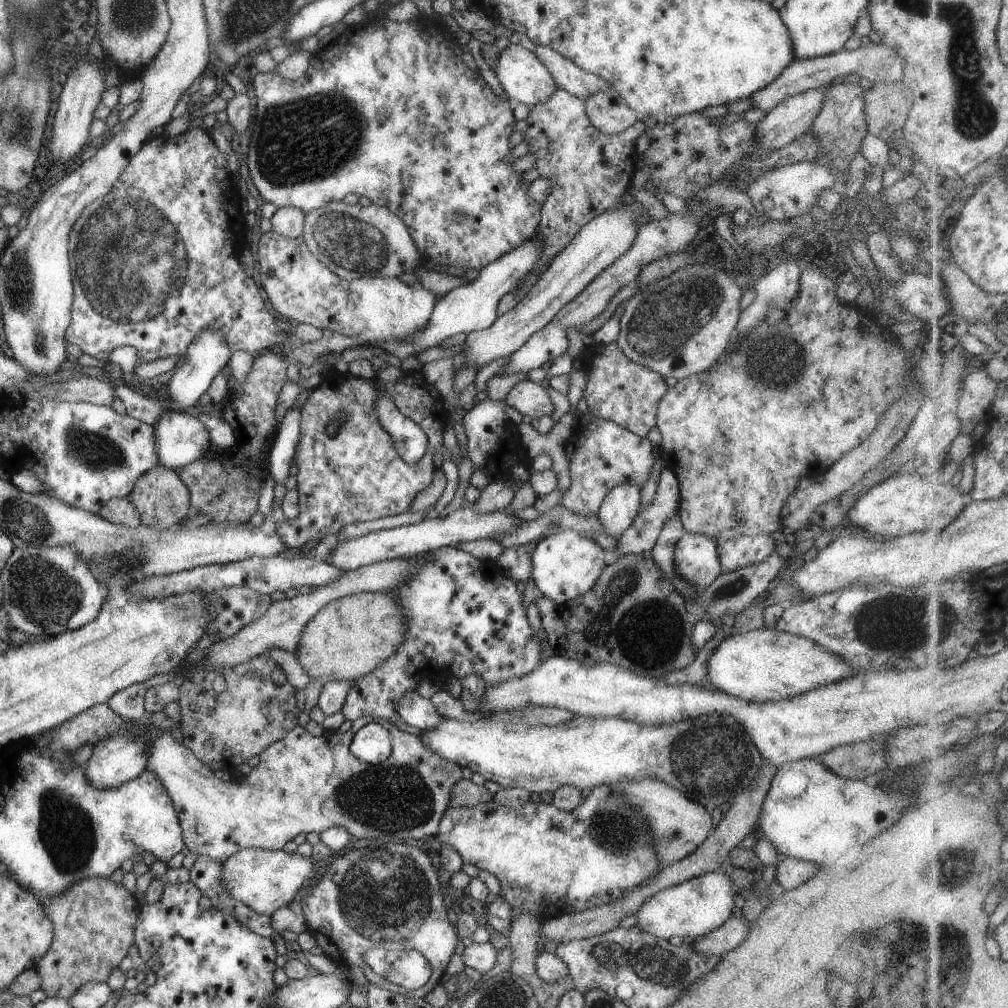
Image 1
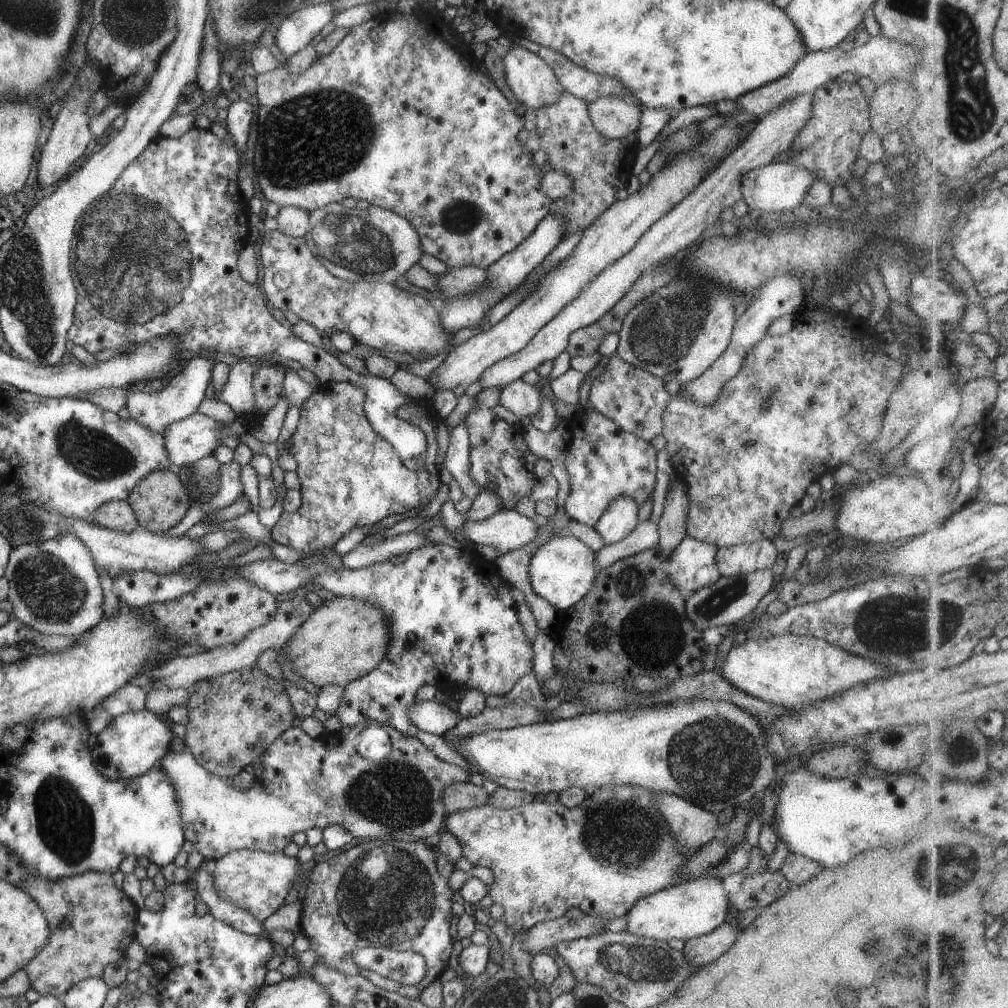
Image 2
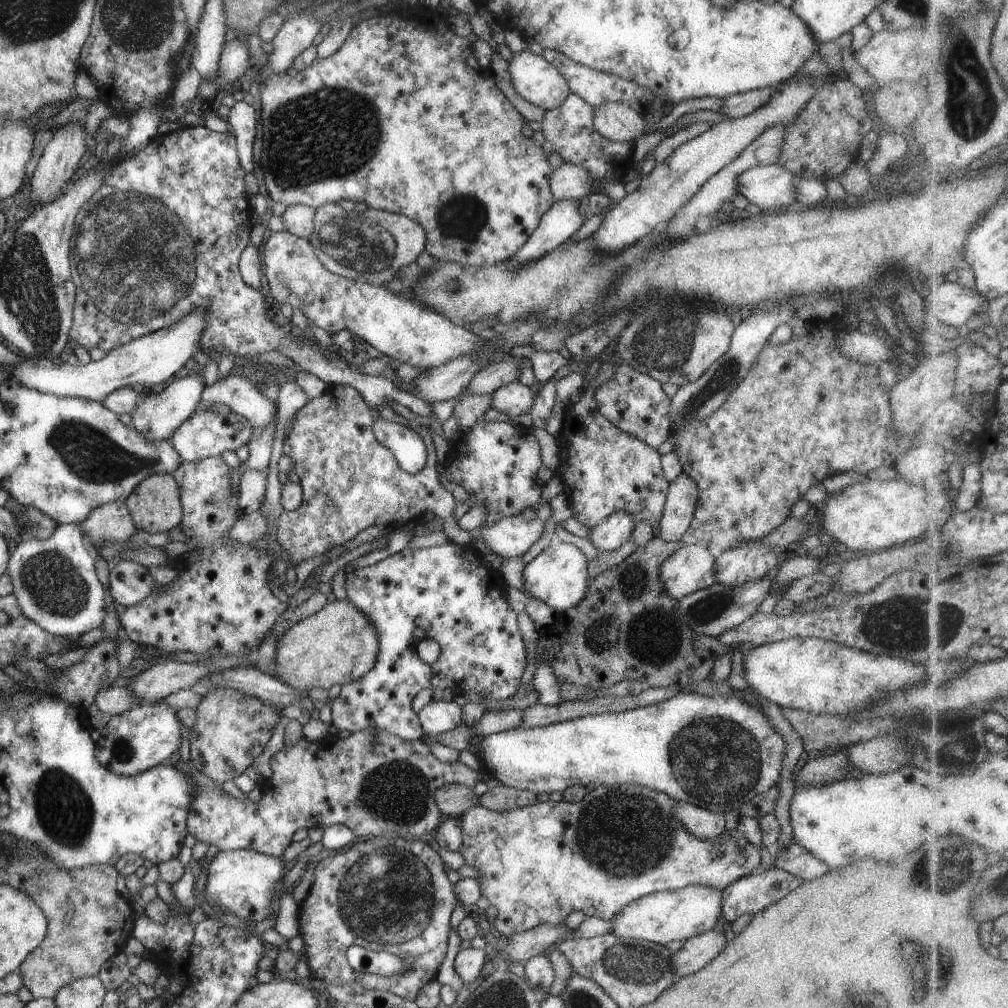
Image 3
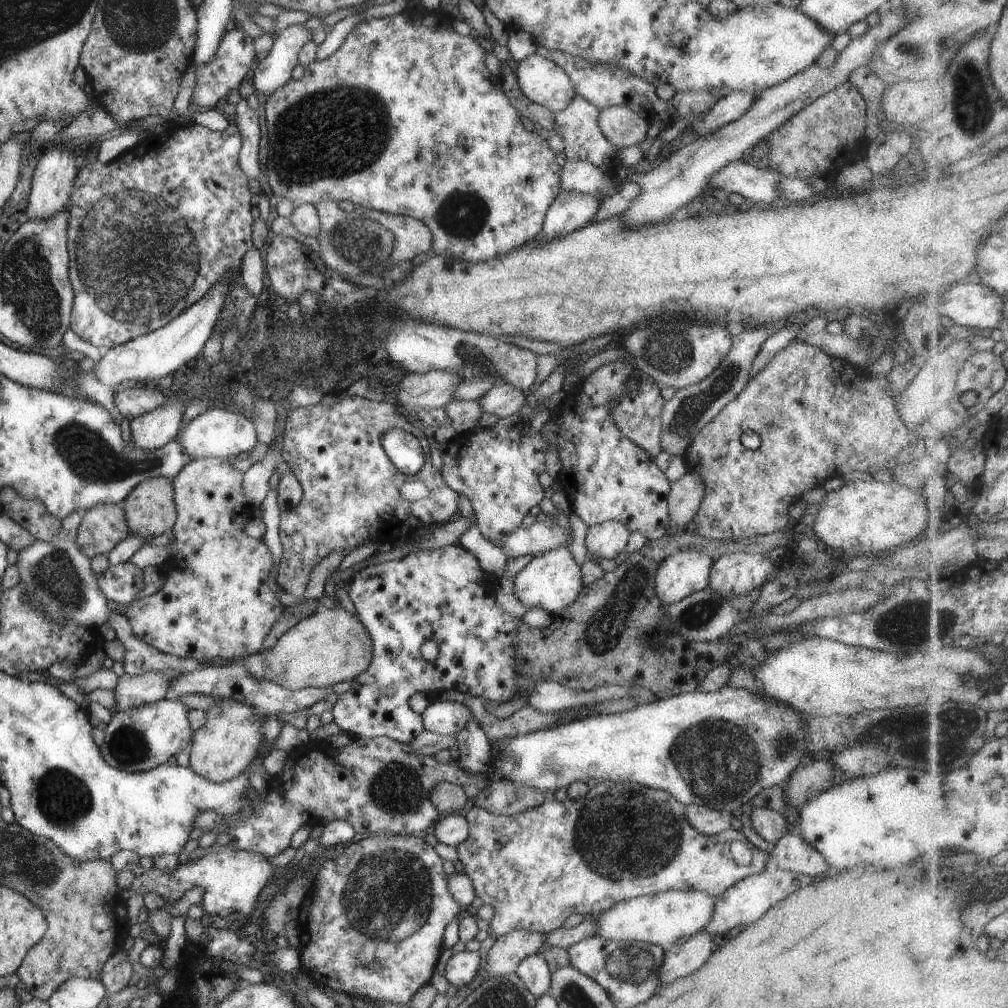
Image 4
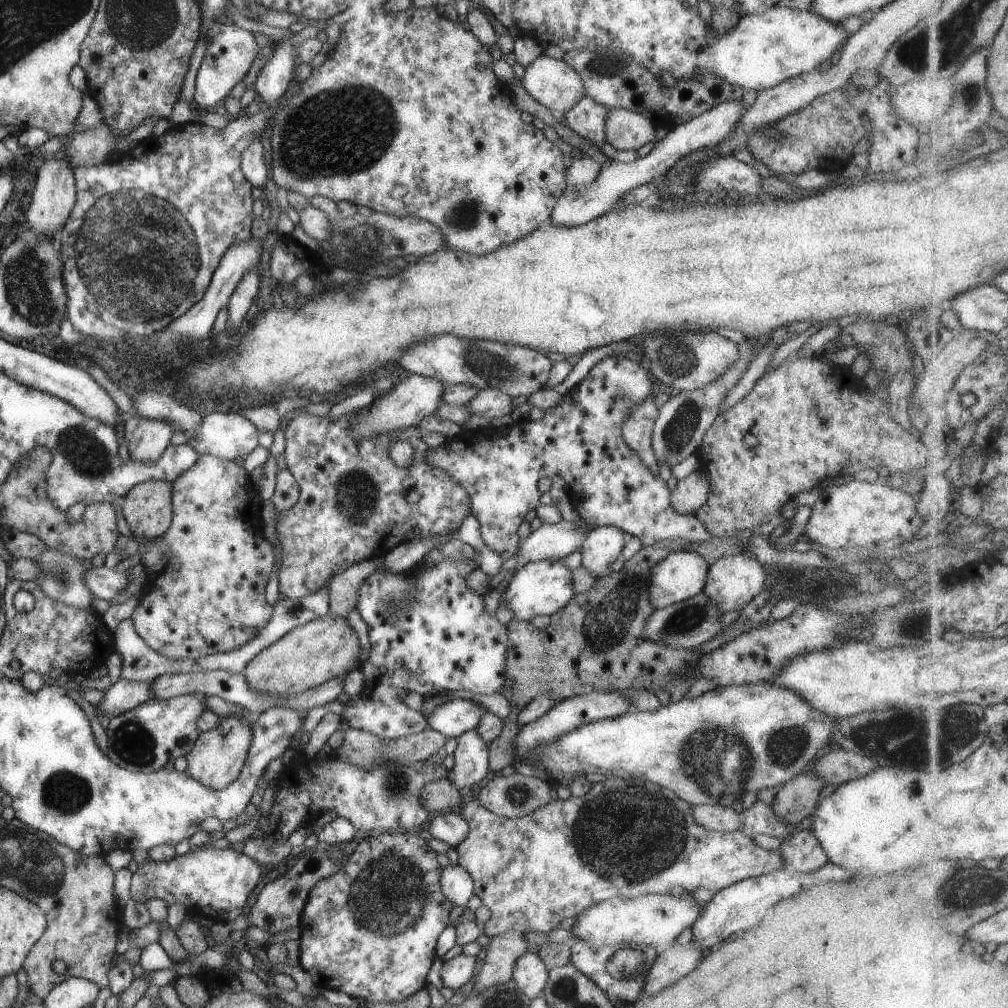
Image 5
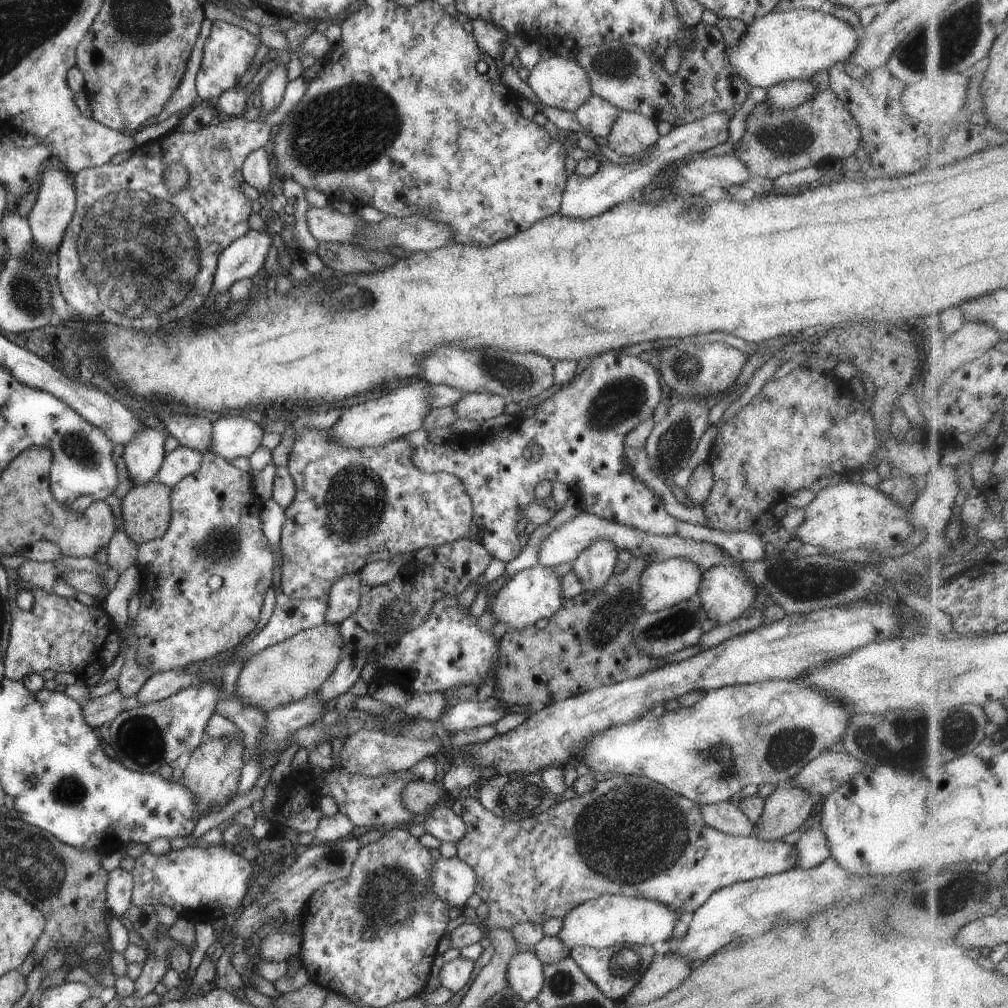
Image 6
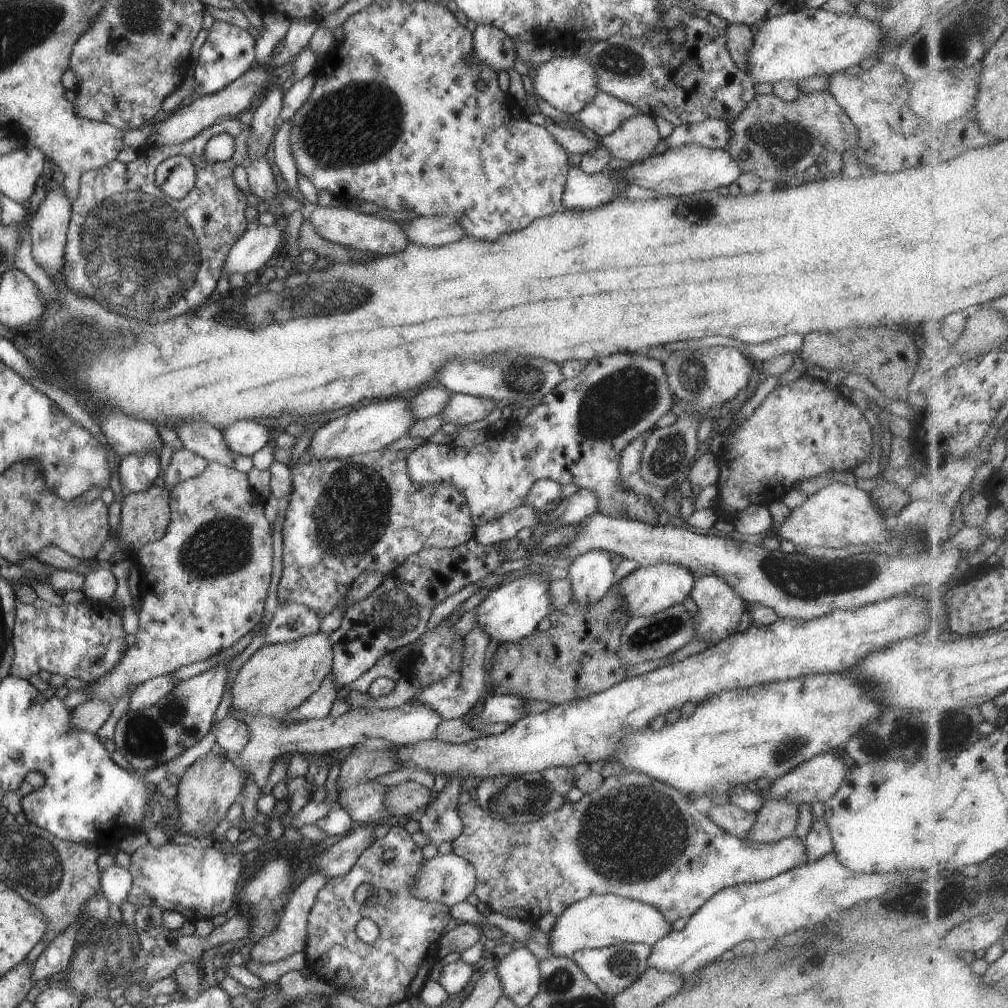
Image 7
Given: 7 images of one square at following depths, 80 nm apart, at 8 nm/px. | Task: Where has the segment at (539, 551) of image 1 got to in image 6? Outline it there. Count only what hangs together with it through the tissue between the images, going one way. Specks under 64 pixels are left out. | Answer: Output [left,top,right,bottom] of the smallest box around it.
[488,564,562,631]

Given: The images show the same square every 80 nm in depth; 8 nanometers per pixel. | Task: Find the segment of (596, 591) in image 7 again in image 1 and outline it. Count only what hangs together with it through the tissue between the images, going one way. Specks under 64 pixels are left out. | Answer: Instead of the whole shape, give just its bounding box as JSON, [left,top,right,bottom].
[596,483,639,538]

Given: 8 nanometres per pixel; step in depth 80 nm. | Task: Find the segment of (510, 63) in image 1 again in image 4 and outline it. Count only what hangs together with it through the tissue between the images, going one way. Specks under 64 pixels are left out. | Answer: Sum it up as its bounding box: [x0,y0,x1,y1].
[514,53,577,113]

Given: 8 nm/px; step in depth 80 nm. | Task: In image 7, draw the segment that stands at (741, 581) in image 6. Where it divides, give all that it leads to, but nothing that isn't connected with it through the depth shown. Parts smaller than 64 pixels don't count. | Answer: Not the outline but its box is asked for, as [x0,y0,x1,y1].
[689,575,747,647]

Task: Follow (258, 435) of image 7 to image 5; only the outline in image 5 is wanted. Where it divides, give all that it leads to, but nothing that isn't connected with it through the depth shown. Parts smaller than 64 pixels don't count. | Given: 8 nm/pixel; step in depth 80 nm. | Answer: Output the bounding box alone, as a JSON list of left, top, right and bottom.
[187,413,258,461]

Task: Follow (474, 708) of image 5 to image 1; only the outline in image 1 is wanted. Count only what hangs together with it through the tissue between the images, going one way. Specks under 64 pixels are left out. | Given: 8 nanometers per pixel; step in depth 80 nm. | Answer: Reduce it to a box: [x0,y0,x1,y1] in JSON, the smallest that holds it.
[395,691,443,731]

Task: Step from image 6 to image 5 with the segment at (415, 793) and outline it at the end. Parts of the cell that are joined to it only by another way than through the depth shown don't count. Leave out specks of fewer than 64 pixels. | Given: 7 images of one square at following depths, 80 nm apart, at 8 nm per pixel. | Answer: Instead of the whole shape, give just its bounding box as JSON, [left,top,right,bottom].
[418,778,461,815]

